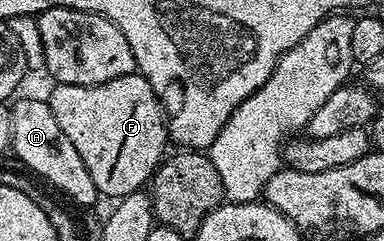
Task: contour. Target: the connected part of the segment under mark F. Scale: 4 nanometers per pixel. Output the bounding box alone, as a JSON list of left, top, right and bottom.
[46,73,169,197]

